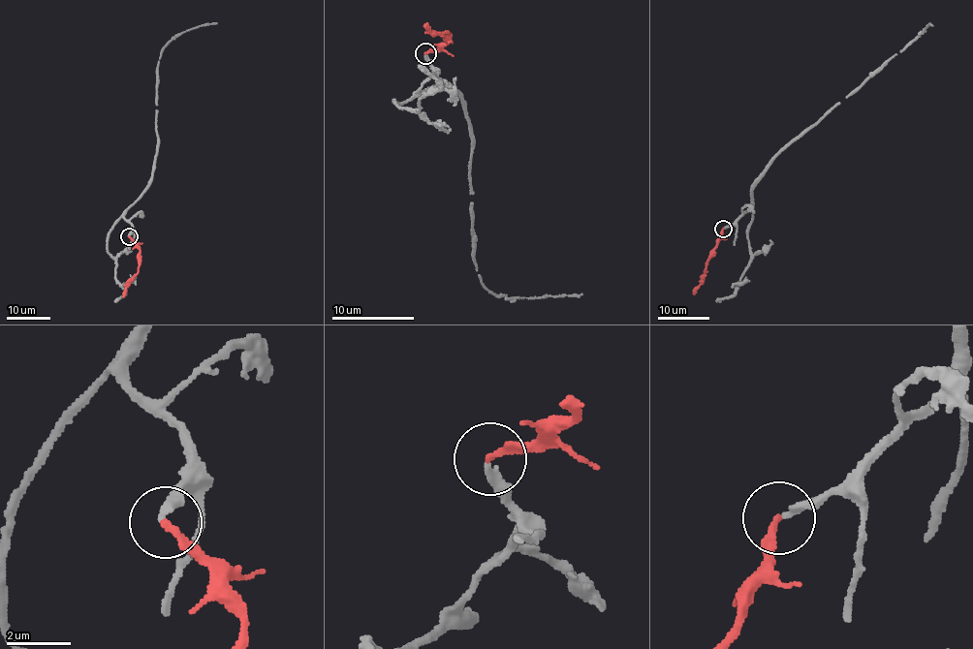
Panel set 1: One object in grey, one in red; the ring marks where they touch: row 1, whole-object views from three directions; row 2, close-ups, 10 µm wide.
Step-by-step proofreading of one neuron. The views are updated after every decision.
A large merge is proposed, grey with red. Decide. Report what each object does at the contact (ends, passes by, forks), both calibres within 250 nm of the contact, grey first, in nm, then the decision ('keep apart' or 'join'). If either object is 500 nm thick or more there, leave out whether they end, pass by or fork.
grey ends; red ends; calibres 240 and 200 nm; join

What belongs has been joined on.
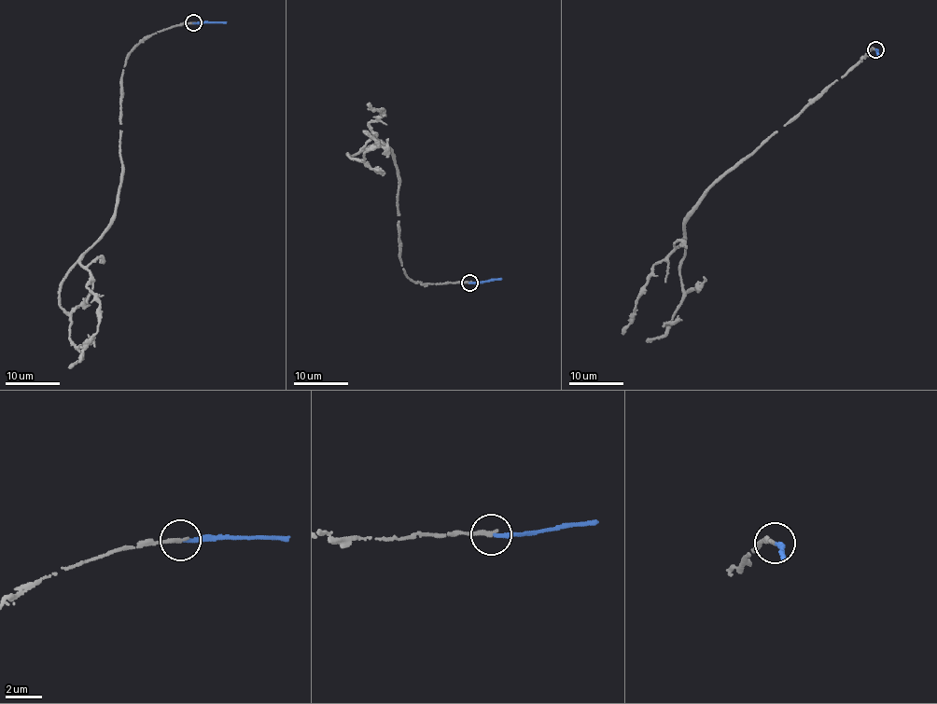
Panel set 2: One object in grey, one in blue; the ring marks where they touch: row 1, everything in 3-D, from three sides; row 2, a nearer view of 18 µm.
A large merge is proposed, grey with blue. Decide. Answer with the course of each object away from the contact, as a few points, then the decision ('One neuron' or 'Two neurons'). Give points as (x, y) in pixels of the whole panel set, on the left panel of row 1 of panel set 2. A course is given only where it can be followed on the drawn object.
Course of grey: (193, 23), (145, 36), (127, 57), (117, 201), (109, 225), (61, 286), (60, 308), (81, 355), (68, 367). Course of blue: (193, 23), (226, 21). One neuron

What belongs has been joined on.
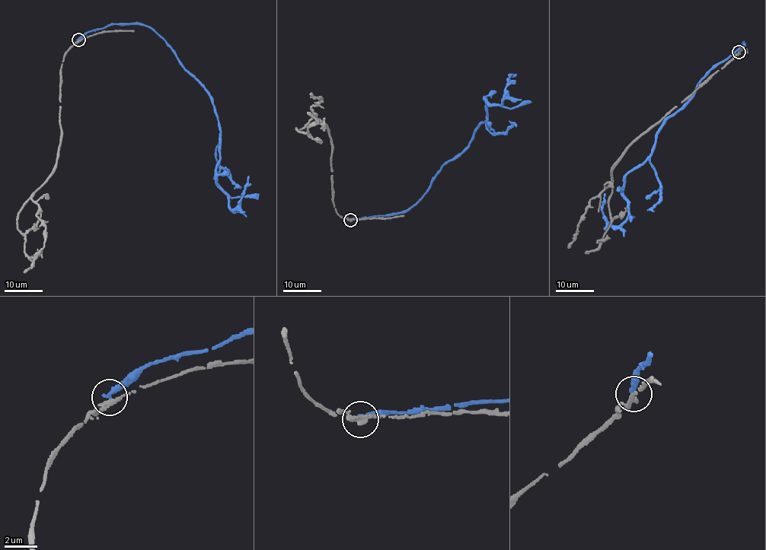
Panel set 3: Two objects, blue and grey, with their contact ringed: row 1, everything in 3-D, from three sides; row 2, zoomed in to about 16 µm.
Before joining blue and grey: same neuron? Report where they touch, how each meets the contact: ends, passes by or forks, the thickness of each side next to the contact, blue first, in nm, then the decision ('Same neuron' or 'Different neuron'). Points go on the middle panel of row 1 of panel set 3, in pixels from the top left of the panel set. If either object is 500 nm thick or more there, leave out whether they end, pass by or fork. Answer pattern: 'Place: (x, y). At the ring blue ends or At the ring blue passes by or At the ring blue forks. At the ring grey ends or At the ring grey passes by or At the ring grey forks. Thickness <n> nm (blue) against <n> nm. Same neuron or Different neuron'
Place: (350, 220). At the ring blue ends. At the ring grey passes by. Thickness 300 nm (blue) against 280 nm. Different neuron

